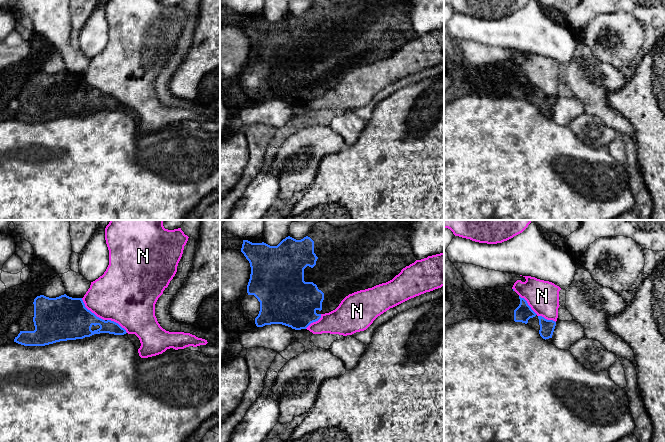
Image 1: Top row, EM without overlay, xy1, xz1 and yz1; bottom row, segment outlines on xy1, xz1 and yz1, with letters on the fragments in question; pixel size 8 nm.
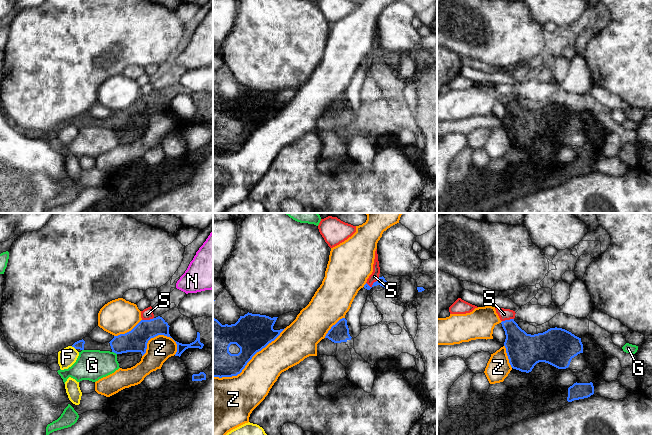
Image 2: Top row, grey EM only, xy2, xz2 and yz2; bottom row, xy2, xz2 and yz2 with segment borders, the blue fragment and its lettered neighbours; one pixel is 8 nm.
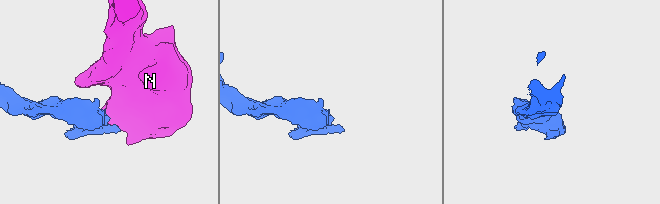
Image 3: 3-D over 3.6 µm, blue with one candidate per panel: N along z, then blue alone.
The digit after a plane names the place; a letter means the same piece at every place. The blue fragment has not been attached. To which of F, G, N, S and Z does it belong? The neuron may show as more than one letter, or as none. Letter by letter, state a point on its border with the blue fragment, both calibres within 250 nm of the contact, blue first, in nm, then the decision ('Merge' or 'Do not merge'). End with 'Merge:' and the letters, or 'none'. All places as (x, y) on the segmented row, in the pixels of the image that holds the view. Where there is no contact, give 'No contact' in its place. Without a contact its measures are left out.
F: Touches blue at xy2 (73, 346). Thickness 70 nm (blue) against 150 nm. Do not merge
G: Touches blue at xy2 (114, 352). Thickness 180 nm (blue) against 240 nm. Do not merge
N: Touches blue at yz1 (535, 313). Thickness 140 nm (blue) against 260 nm. Do not merge
S: Touches blue at xz2 (373, 284). Thickness 70 nm (blue) against 70 nm. Do not merge
Z: Touches blue at xz2 (248, 361). Thickness 300 nm (blue) against 300 nm. Do not merge
Merge: none

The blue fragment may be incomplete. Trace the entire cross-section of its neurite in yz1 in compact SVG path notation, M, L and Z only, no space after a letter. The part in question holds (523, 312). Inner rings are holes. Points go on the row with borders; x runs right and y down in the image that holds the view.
M450 260L444 262L444 285L444 295L451 302L451 310L444 318L446 326L465 319L527 324L530 318L537 316L512 288L471 289Z

